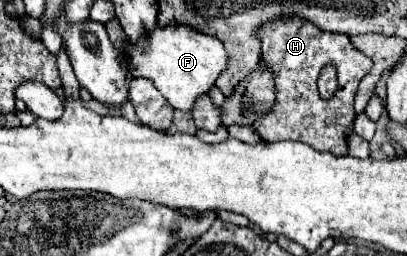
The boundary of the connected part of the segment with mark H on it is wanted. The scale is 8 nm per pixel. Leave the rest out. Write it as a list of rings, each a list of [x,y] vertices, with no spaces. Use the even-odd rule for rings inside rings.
[[[296,18],[268,22],[258,32],[262,40],[262,60],[276,80],[276,106],[270,114],[254,122],[262,140],[296,140],[314,150],[330,152],[334,156],[348,154],[348,134],[354,132],[354,96],[360,80],[370,72],[372,60],[356,50],[346,34],[322,32],[310,22]],[[332,64],[338,74],[338,90],[332,98],[322,98],[318,92],[320,70]]]

